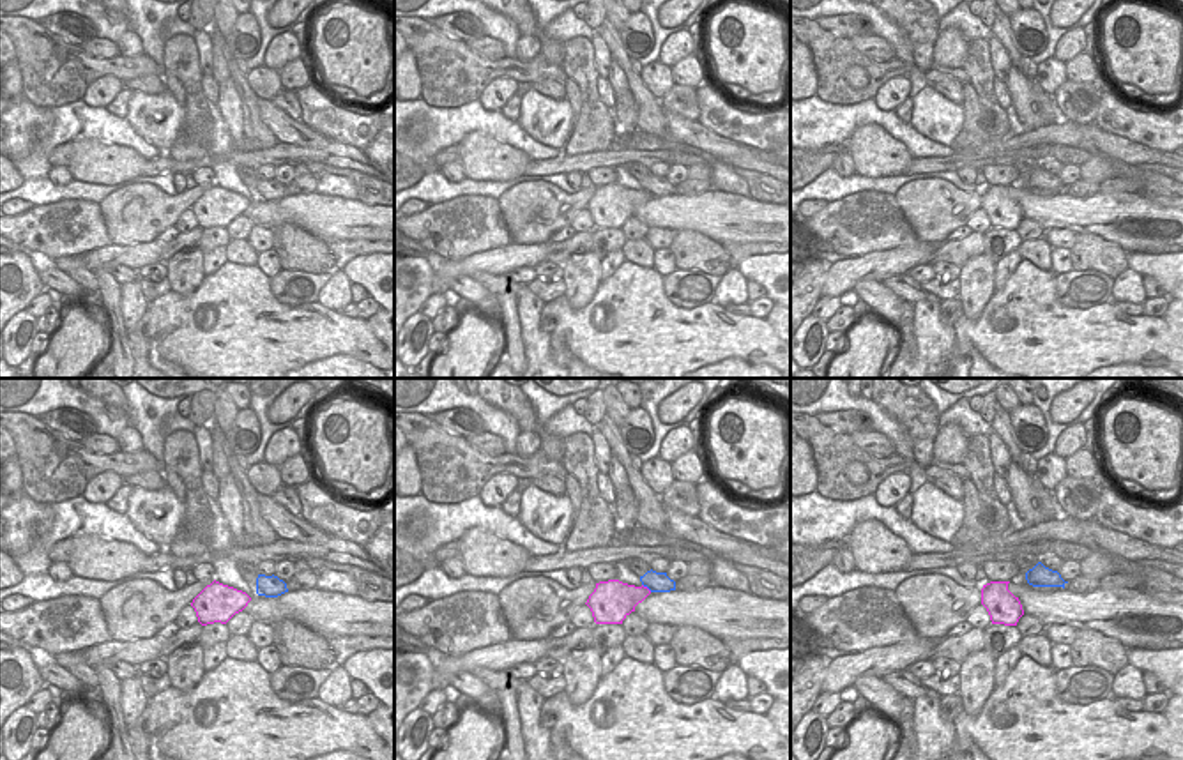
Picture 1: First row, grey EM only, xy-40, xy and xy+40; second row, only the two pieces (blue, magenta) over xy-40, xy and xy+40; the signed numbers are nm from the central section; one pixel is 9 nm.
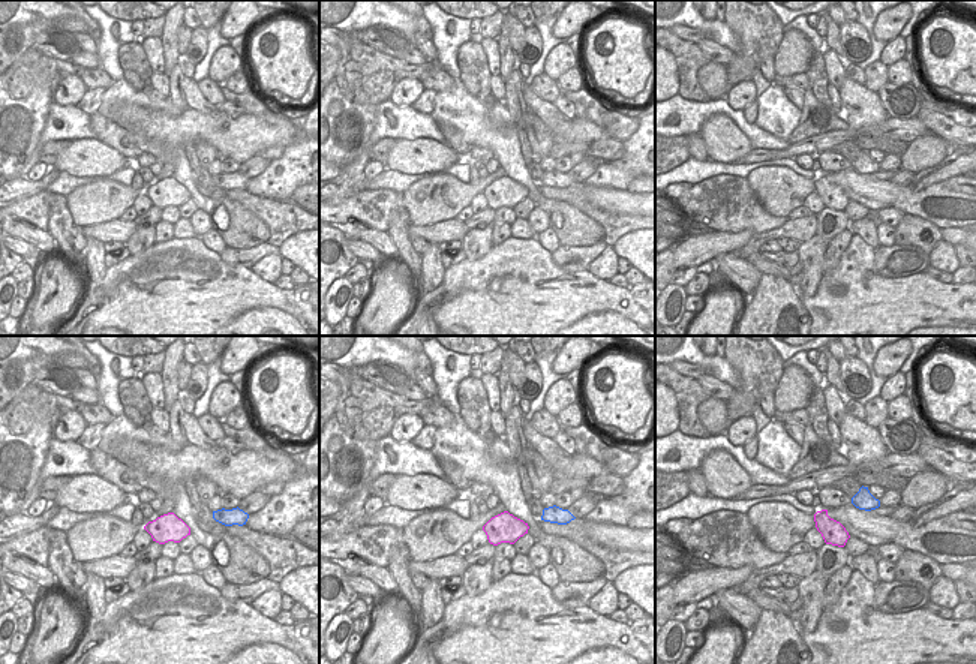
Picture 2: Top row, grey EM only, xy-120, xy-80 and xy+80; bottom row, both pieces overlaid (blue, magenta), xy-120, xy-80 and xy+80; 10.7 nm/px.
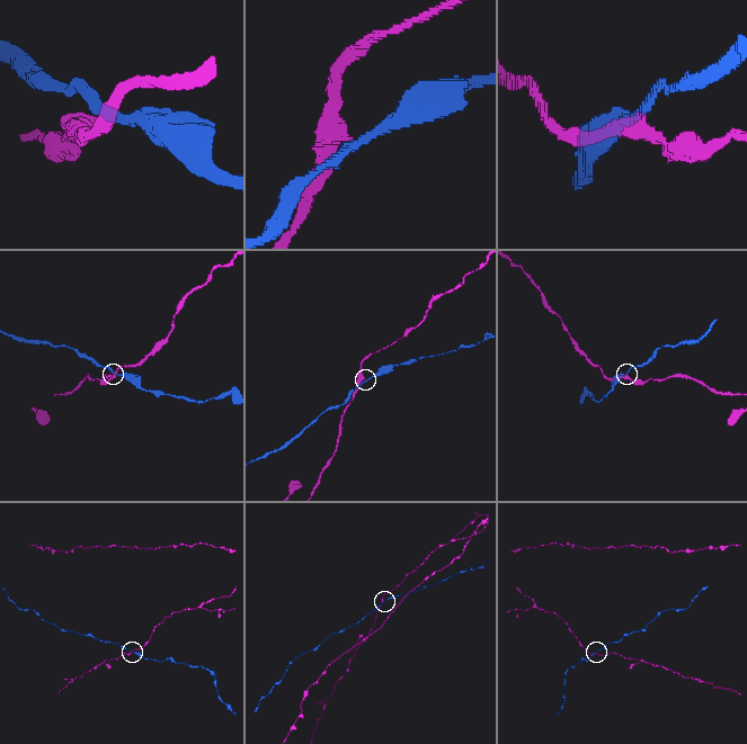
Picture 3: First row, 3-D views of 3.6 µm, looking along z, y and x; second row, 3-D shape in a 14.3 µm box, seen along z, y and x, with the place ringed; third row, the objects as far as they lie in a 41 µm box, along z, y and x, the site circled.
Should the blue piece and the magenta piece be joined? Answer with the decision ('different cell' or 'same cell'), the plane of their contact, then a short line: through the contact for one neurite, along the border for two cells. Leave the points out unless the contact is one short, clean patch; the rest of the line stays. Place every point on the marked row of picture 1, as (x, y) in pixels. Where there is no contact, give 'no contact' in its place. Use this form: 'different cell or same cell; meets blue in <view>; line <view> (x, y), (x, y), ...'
different cell; meets blue in xy; line xy (642, 584), (651, 591)

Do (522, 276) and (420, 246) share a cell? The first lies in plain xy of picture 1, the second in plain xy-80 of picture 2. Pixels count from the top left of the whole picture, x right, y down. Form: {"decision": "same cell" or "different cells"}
{"decision": "same cell"}

